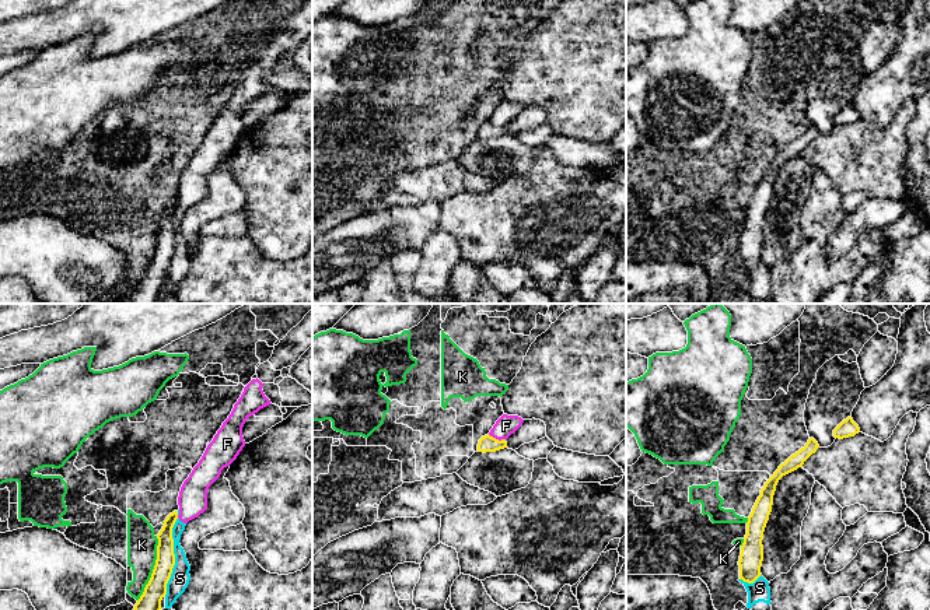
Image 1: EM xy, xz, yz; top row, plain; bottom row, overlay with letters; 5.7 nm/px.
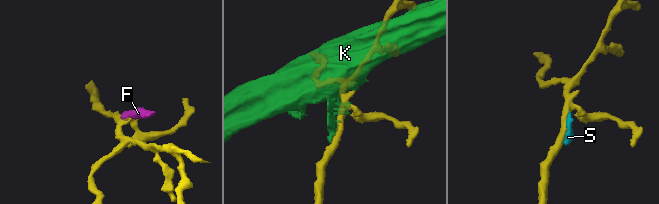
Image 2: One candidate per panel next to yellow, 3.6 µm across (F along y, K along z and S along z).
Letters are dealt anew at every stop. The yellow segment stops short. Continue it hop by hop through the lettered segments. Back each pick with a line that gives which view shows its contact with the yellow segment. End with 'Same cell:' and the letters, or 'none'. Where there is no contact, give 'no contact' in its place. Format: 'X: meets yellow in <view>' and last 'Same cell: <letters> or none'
Same cell: none

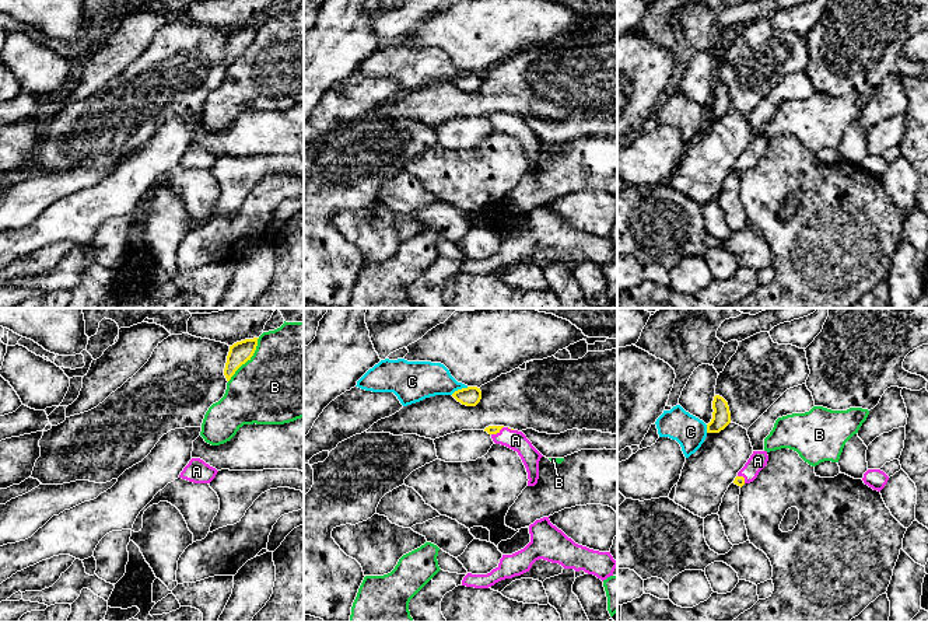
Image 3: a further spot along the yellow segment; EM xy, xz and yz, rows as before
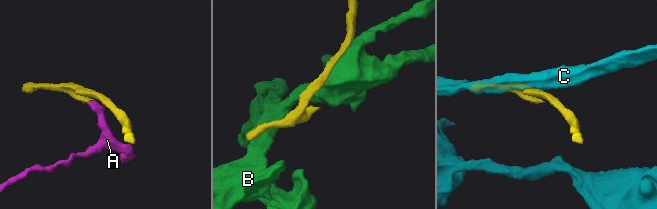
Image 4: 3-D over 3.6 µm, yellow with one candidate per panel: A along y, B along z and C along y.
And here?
A: meets yellow in xz
Same cell: A

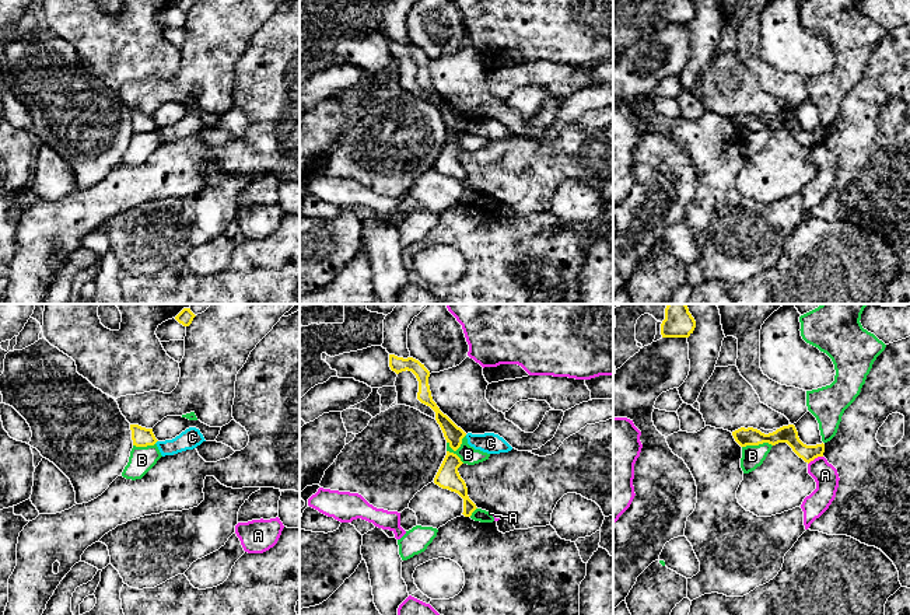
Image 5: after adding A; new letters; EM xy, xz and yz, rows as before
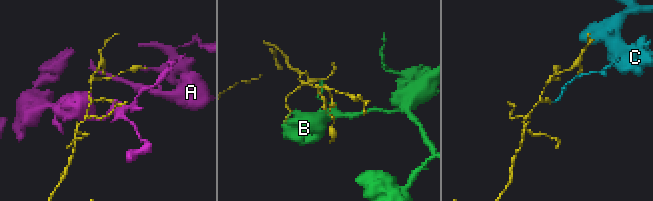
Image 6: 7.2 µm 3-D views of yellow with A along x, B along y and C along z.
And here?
Same cell: none

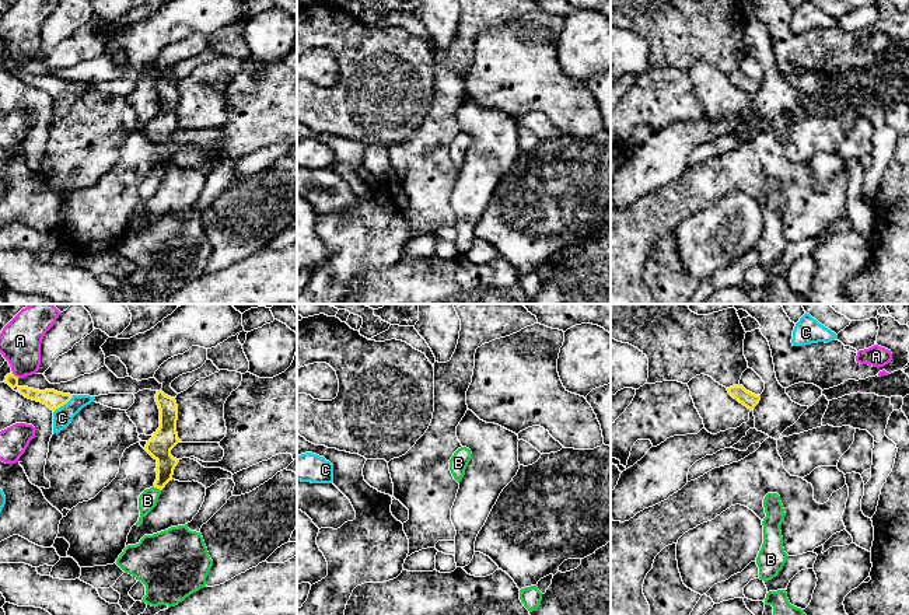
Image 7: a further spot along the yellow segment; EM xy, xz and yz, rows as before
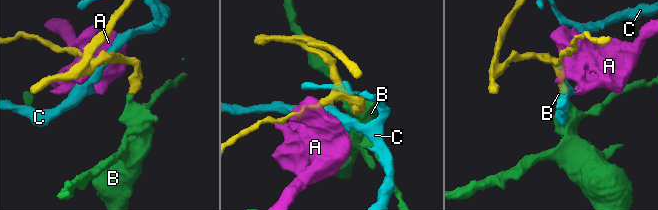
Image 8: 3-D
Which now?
B: meets yellow in xy
Same cell: B

